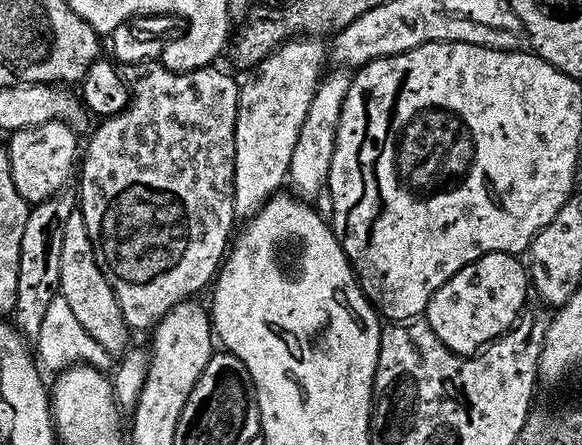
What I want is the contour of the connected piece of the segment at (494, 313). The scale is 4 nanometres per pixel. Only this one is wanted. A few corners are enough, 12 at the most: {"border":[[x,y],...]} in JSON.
{"border":[[491,252],[430,298],[440,341],[474,356],[510,331],[527,267]]}

